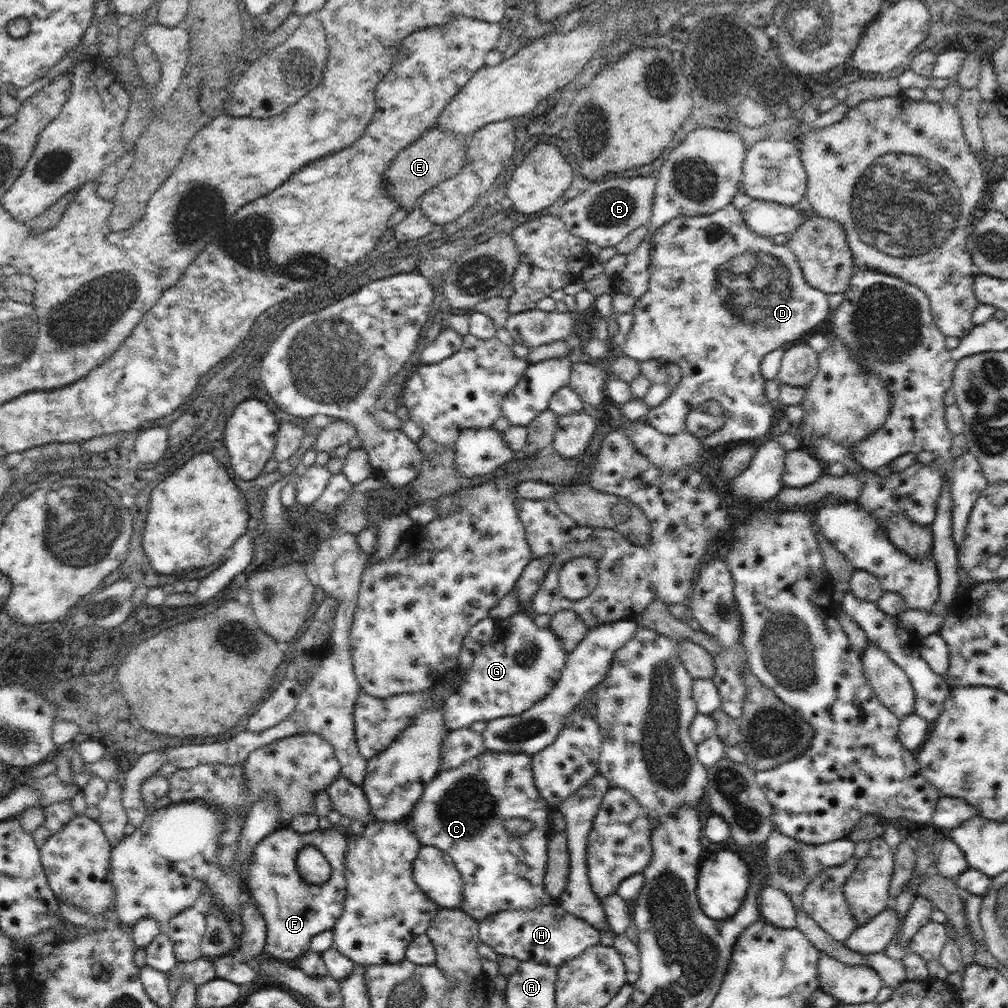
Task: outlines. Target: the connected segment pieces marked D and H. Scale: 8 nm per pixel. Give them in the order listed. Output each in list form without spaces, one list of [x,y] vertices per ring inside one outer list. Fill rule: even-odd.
[[[732,203],[724,209],[717,210],[712,214],[673,218],[670,222],[663,224],[653,234],[653,239],[651,241],[648,290],[636,301],[633,310],[632,328],[628,333],[626,342],[624,342],[622,348],[618,349],[618,352],[635,358],[637,361],[662,357],[667,360],[667,363],[673,362],[679,366],[681,379],[664,403],[649,409],[647,416],[644,418],[645,421],[656,428],[658,432],[673,435],[686,429],[685,418],[691,410],[698,408],[700,404],[704,404],[704,402],[708,402],[709,400],[717,400],[726,413],[726,420],[719,432],[701,438],[704,446],[709,448],[718,443],[727,443],[731,440],[740,440],[744,442],[764,436],[764,434],[770,430],[770,426],[772,426],[774,409],[772,409],[772,405],[770,405],[770,401],[765,395],[765,382],[767,380],[761,373],[762,359],[766,354],[772,352],[772,350],[776,350],[776,348],[789,349],[798,342],[806,341],[820,322],[824,322],[824,320],[831,318],[832,311],[828,307],[829,295],[810,286],[809,283],[806,282],[796,255],[791,251],[788,244],[774,244],[768,237],[760,236],[753,230],[750,230],[750,227],[744,222],[742,210],[735,208]]]
[[[545,904],[532,909],[505,910],[494,913],[492,916],[480,922],[481,935],[483,941],[492,947],[494,952],[499,955],[513,956],[521,961],[536,961],[544,965],[553,965],[556,969],[562,966],[569,958],[576,958],[581,955],[590,946],[601,943],[601,936],[597,928],[594,928],[589,922],[584,922],[576,918],[573,914],[566,912],[558,904]]]

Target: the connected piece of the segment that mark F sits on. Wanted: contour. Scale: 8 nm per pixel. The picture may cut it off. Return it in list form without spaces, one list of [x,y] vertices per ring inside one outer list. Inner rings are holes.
[[[285,826],[268,834],[256,845],[249,864],[247,889],[266,923],[265,952],[270,957],[290,960],[304,955],[315,934],[330,930],[337,923],[347,893],[346,851],[347,836],[334,826],[308,833]],[[305,846],[315,846],[331,864],[330,878],[323,886],[306,882],[297,871],[296,857]]]

